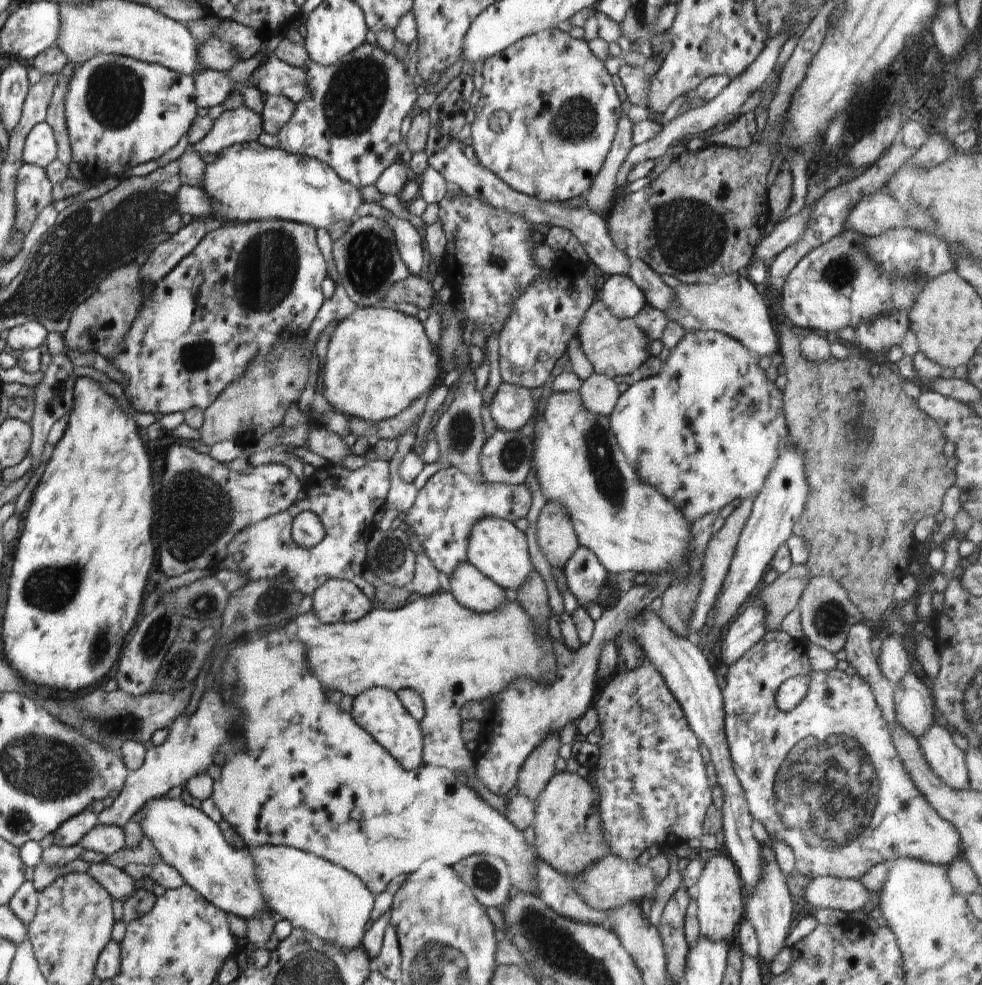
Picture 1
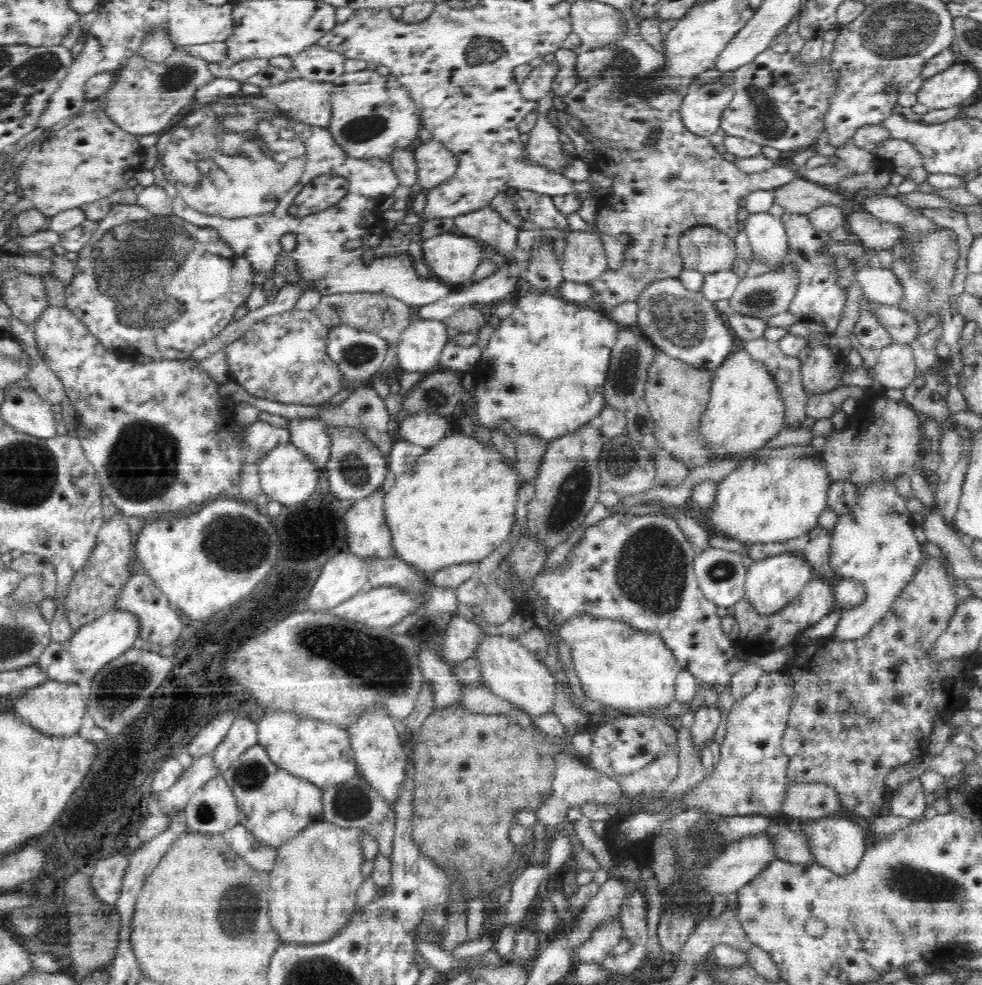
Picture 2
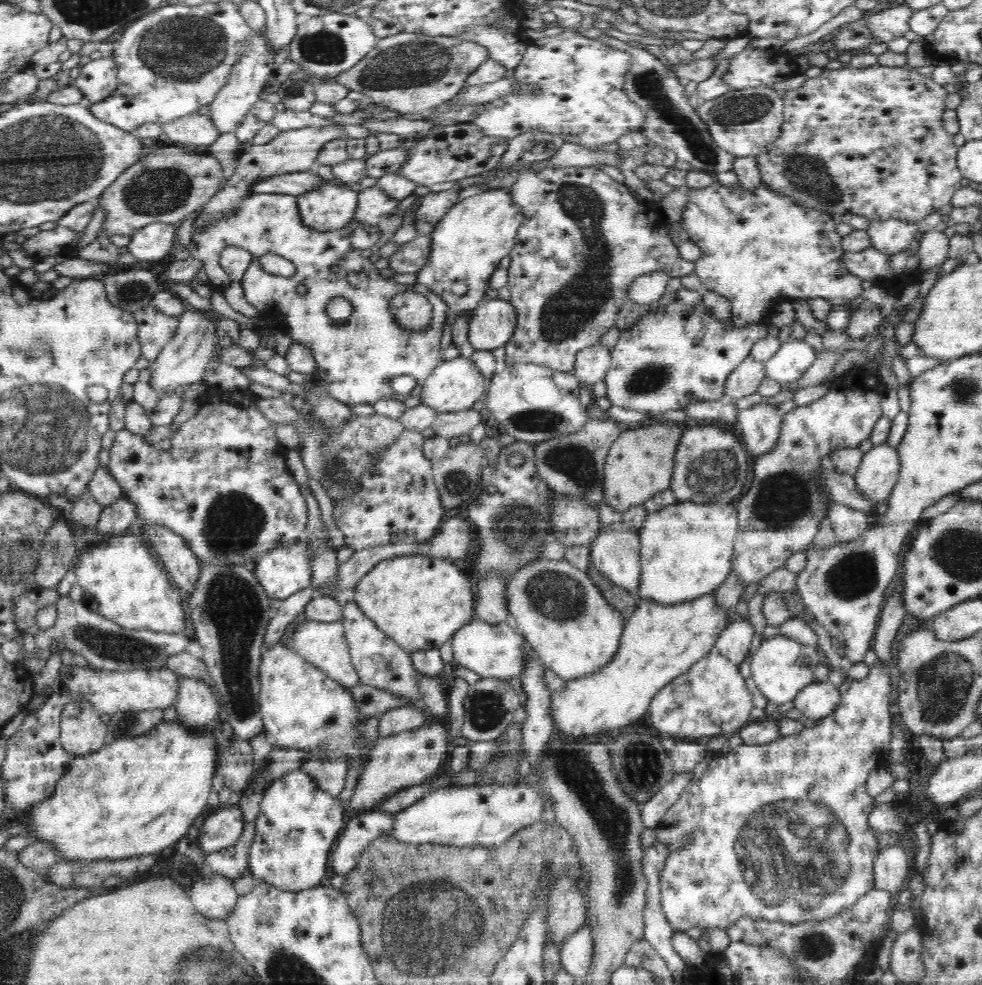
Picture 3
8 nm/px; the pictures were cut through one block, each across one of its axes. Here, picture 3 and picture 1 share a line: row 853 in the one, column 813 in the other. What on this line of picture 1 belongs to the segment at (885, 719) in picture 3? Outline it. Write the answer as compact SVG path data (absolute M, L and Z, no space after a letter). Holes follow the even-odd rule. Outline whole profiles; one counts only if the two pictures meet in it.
M768 631L751 650L746 652L735 664L728 666L726 688L721 690L725 709L725 736L730 748L732 765L744 790L752 819L760 822L773 843L784 842L795 855L795 870L808 879L815 877L841 877L842 879L861 880L870 868L879 863L907 857L926 863L943 865L956 861L960 852L961 837L956 828L943 820L926 801L920 790L914 785L909 773L902 765L891 740L889 726L882 717L876 698L870 686L858 675L848 676L845 672L833 669L827 672L815 672L804 652L804 642L791 638L786 632ZM797 675L810 675L812 679L806 697L790 712L781 712L776 703L779 687L789 678Z

